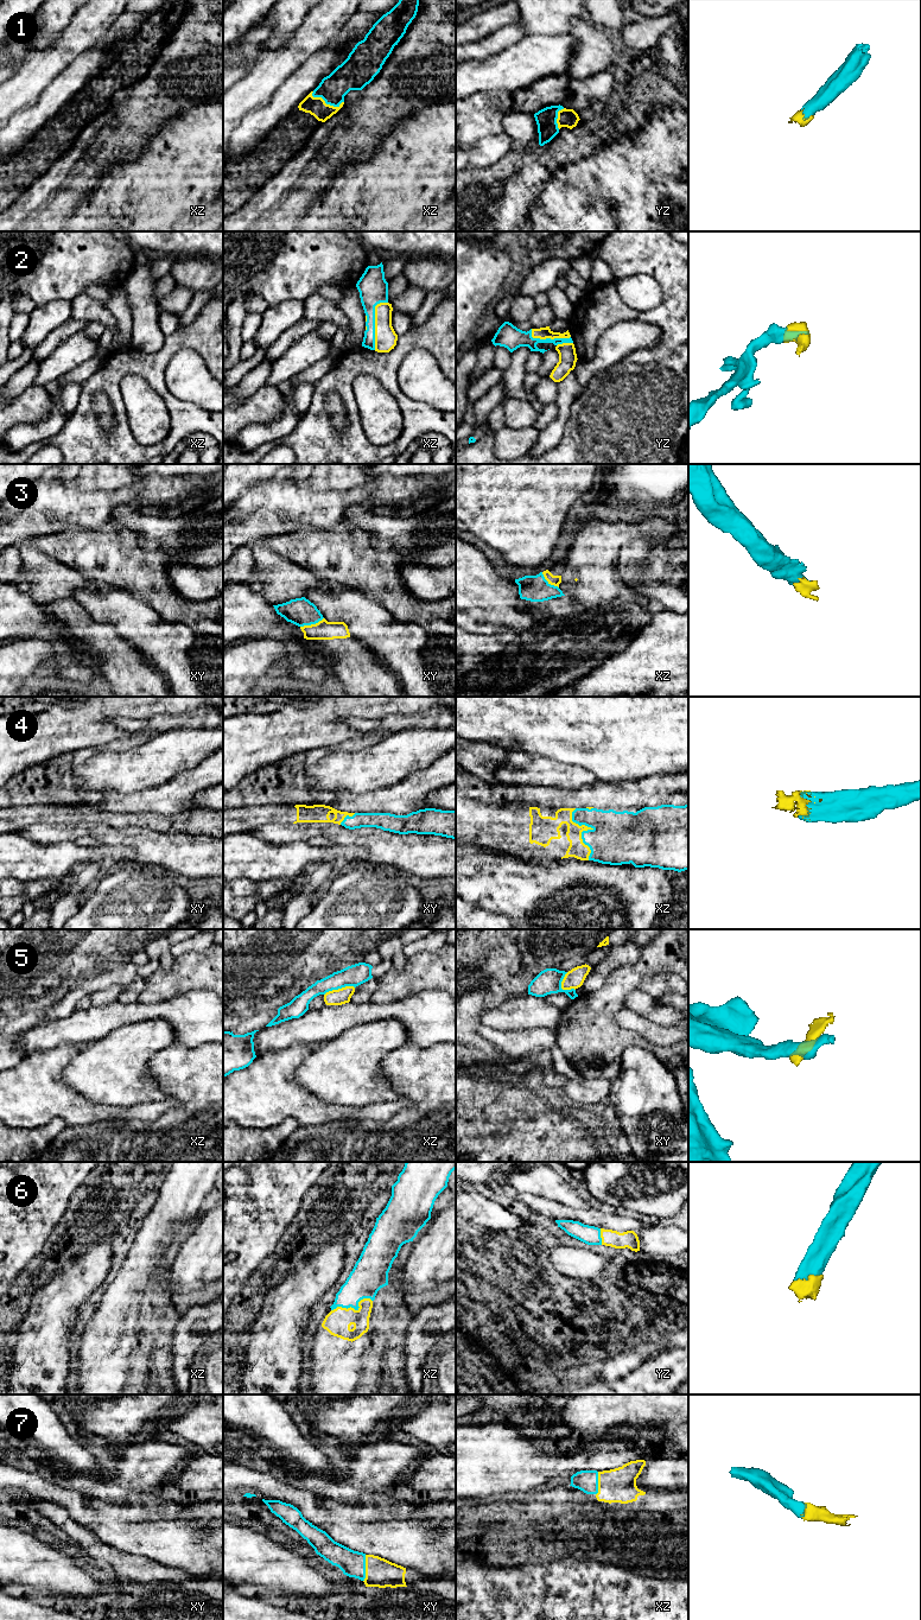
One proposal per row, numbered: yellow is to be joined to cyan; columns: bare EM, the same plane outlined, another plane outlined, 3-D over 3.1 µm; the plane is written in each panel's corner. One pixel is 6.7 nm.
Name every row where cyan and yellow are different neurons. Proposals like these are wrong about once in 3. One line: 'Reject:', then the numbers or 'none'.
Reject: 5

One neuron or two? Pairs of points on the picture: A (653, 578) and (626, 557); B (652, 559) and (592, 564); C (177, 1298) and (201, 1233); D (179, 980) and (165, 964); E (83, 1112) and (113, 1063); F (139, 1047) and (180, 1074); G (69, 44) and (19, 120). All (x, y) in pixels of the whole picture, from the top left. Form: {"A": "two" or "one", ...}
{"A": "one", "B": "two", "C": "one", "D": "two", "E": "two", "F": "two", "G": "two"}

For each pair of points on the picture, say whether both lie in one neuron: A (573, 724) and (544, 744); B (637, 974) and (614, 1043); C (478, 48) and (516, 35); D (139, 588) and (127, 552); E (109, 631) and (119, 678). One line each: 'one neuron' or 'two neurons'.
A: one neuron
B: one neuron
C: one neuron
D: one neuron
E: one neuron

